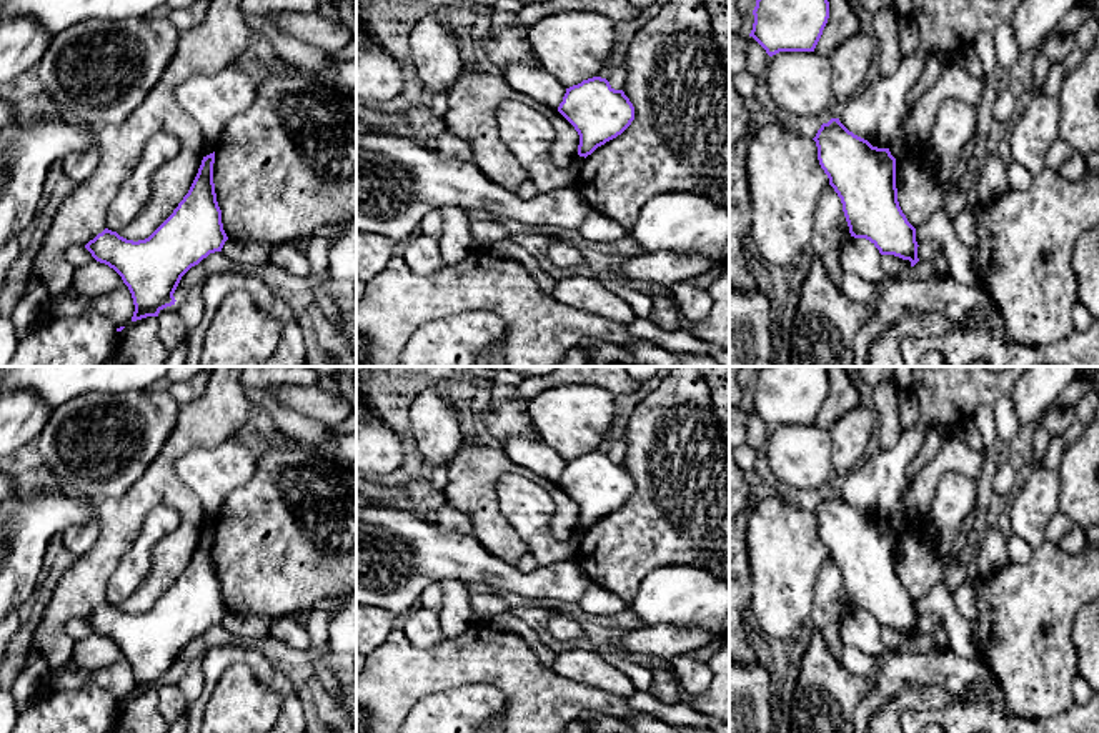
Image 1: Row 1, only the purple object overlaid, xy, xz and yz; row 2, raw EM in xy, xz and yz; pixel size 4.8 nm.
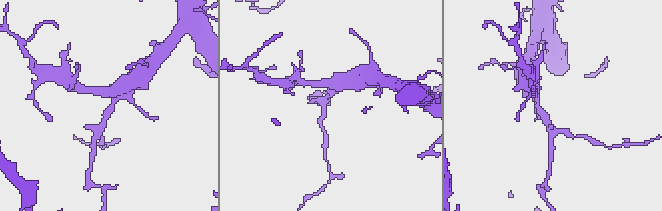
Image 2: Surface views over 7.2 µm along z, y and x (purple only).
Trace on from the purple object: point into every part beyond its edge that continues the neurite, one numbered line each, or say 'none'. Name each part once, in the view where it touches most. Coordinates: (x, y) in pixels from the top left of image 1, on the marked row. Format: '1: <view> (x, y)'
none

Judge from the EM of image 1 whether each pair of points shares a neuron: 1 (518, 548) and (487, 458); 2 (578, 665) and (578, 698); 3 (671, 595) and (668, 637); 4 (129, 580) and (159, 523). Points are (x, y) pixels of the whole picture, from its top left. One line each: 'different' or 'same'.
1: same
2: different
3: different
4: same

